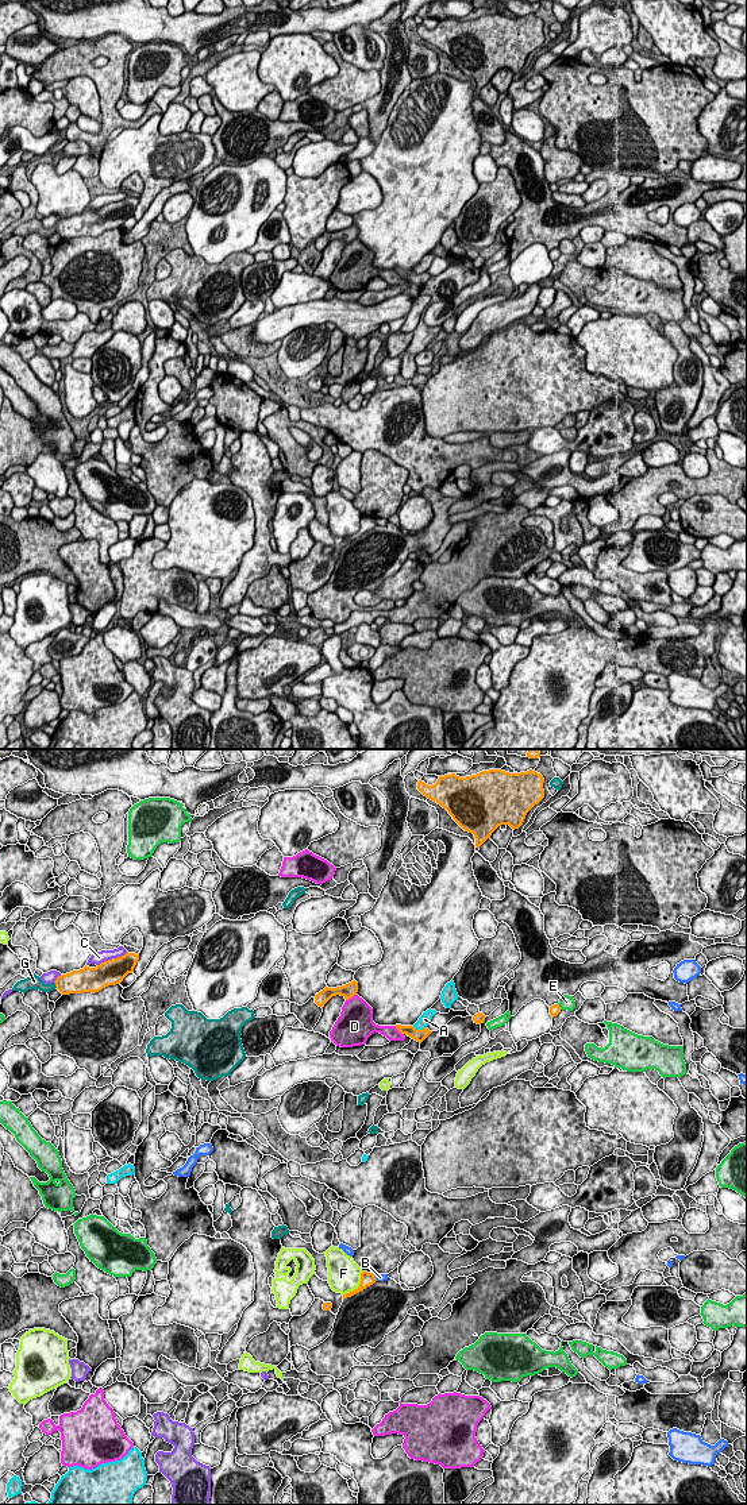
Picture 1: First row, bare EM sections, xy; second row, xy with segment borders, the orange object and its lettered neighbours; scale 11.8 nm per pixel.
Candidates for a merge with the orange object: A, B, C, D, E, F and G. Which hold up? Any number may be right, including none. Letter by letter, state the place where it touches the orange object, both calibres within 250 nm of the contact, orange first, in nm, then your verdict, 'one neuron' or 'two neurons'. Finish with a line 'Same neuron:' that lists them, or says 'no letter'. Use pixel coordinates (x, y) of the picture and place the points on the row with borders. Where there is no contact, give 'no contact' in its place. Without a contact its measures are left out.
A: xy (419, 1030) | 140/130 nm | one neuron
B: xy (374, 1277) | 160/100 nm | two neurons
C: xy (112, 959) | 300/140 nm | two neurons
D: xy (350, 998) | 160/380 nm | two neurons
E: xy (558, 1006) | 130/170 nm | two neurons
F: xy (358, 1287) | 160/380 nm | two neurons
G: xy (56, 984) | 280/160 nm | two neurons
Same neuron: A

